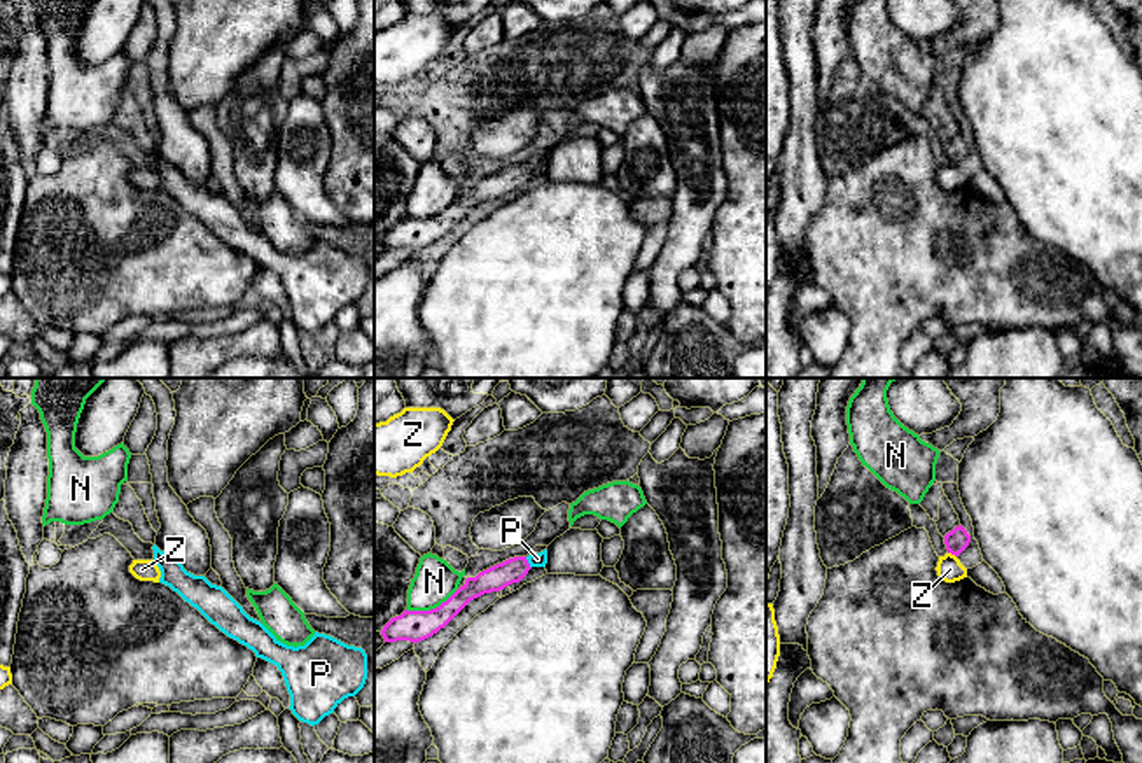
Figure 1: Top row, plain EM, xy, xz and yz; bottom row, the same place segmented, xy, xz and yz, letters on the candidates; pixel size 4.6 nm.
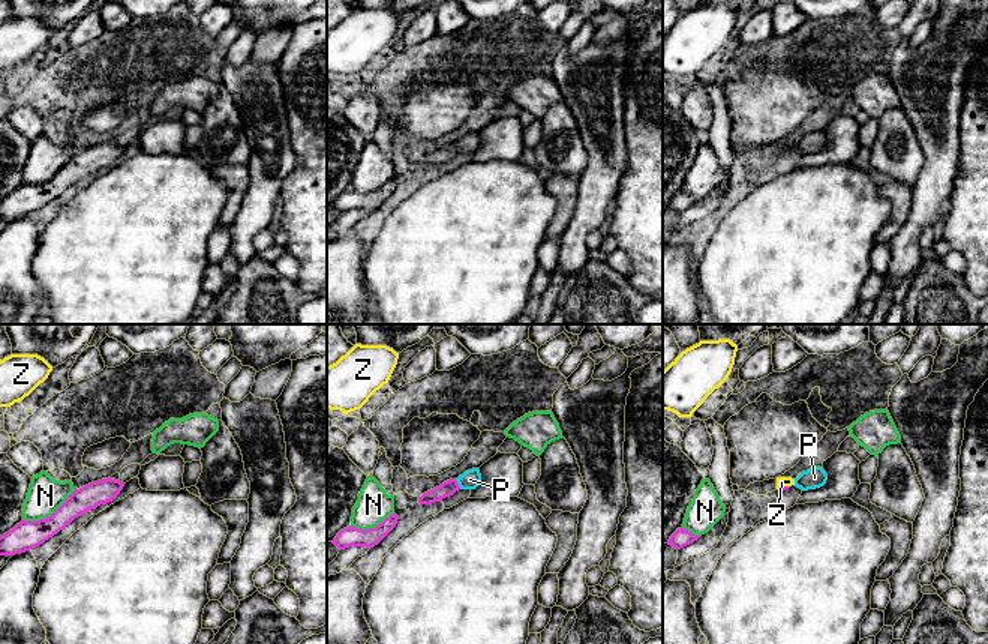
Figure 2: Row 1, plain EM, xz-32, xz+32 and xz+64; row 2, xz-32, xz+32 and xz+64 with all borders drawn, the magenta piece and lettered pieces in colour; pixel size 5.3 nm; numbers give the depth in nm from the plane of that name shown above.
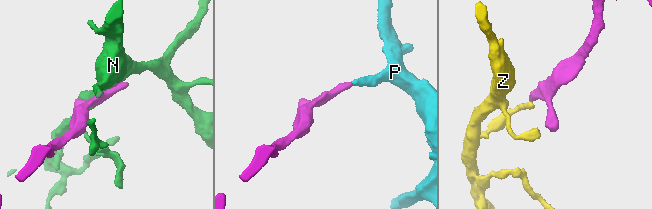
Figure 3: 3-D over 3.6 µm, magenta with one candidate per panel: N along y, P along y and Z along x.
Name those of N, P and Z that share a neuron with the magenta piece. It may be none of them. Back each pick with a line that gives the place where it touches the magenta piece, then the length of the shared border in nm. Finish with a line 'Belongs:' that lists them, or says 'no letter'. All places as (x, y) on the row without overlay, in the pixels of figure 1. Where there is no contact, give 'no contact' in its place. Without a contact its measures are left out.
P: contact xz (527, 170); length 60 nm
Belongs: P

